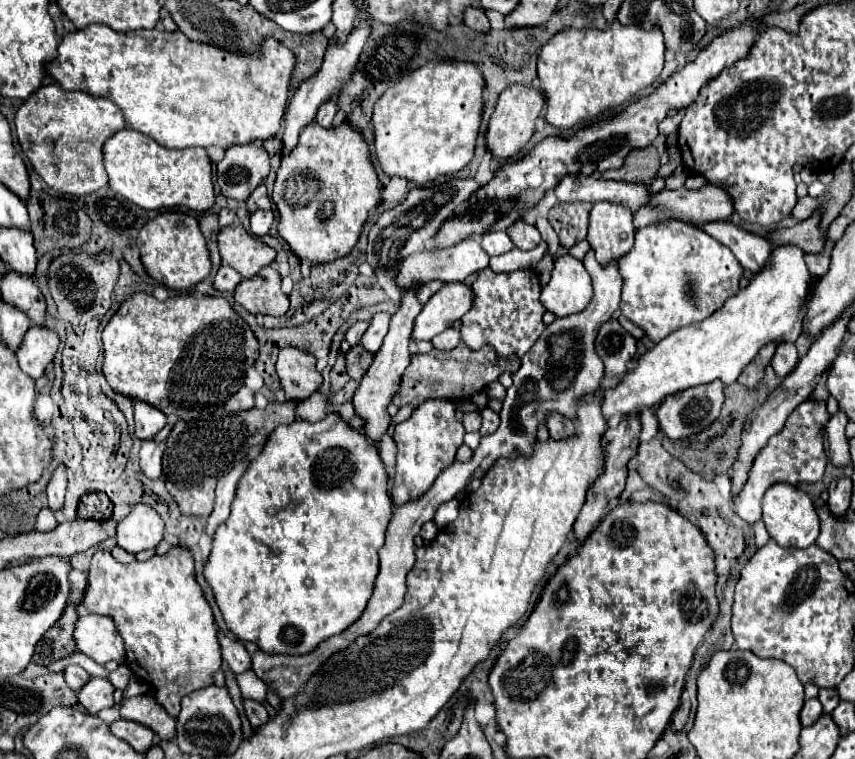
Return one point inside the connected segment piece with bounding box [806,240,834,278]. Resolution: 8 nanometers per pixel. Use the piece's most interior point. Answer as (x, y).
(817, 263)

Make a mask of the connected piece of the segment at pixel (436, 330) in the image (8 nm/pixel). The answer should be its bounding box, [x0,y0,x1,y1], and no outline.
[412,282,472,340]

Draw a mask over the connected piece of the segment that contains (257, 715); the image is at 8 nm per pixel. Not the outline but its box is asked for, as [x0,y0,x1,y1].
[244,700,268,728]

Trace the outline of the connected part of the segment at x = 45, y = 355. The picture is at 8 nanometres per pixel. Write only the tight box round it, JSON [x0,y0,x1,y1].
[16,328,58,380]

